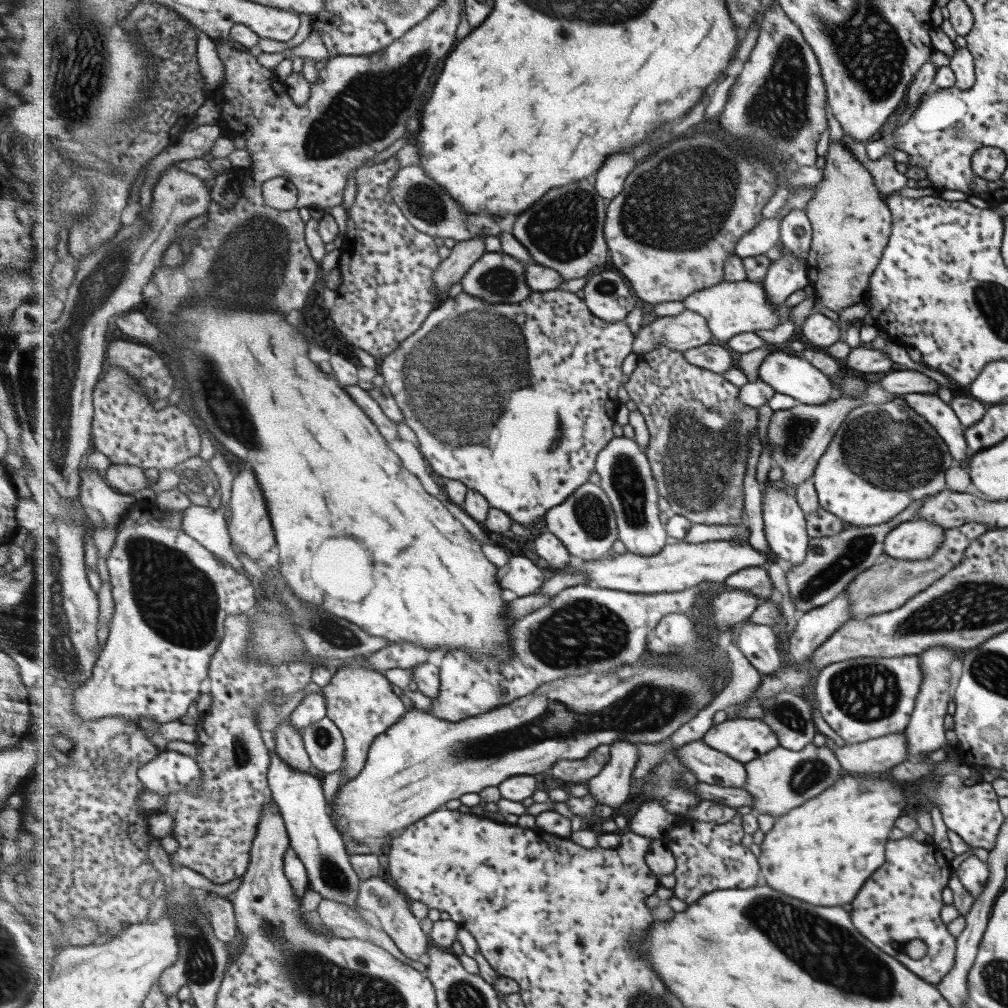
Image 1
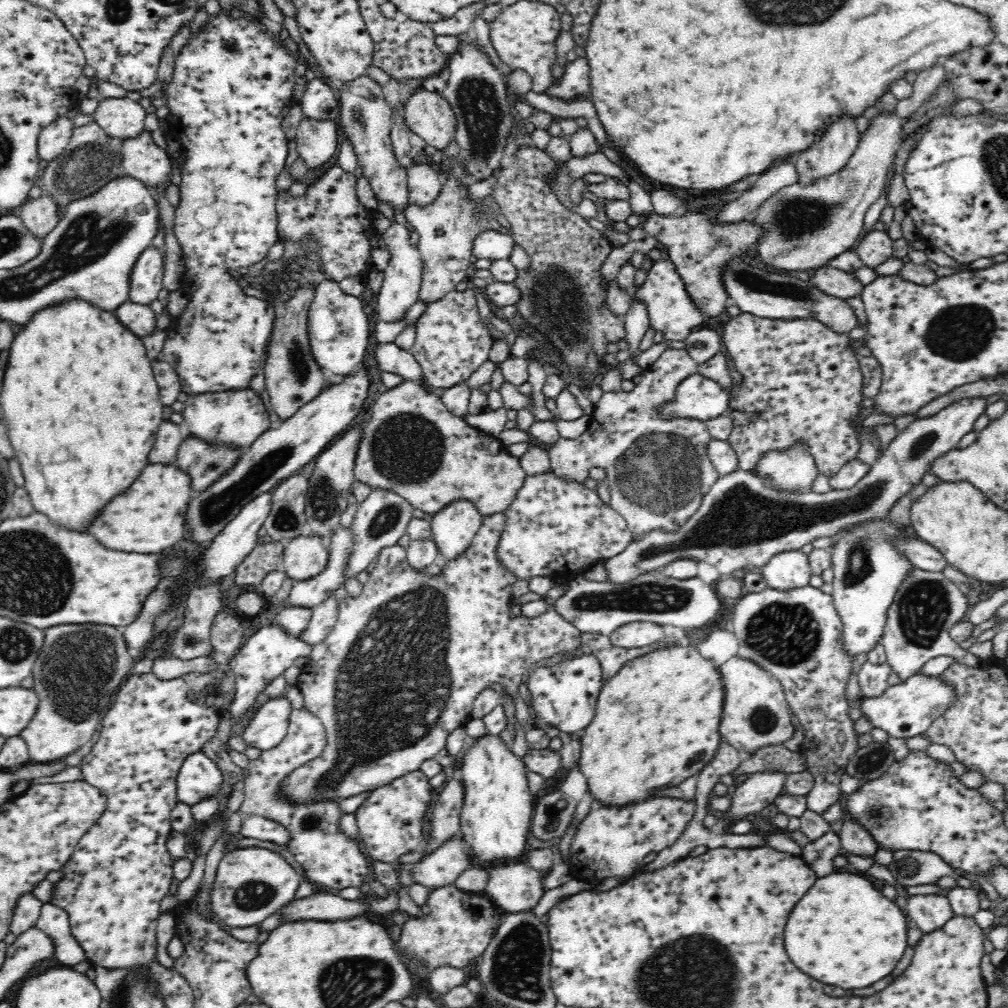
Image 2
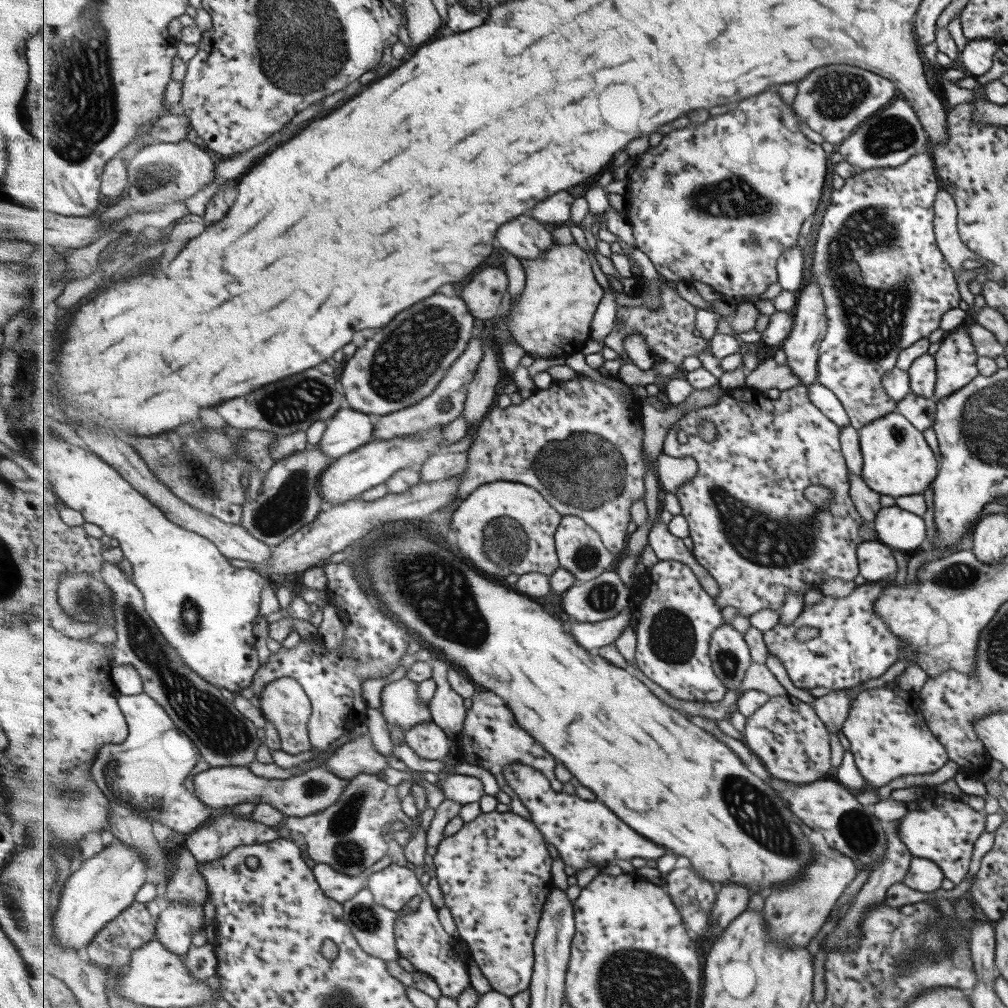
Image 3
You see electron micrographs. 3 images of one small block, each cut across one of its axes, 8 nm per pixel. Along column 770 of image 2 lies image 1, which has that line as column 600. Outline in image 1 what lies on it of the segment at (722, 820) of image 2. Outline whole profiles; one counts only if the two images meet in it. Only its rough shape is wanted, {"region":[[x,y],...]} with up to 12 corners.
{"region":[[617,741],[611,760],[585,782],[597,804],[625,804],[640,759],[637,745]]}

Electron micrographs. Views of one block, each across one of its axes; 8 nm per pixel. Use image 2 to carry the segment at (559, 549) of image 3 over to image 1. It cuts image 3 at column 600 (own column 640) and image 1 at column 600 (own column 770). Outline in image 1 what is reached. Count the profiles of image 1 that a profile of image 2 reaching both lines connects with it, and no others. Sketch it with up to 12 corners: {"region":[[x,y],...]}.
{"region":[[588,482],[546,517],[569,553],[605,558],[620,538],[604,487]]}

